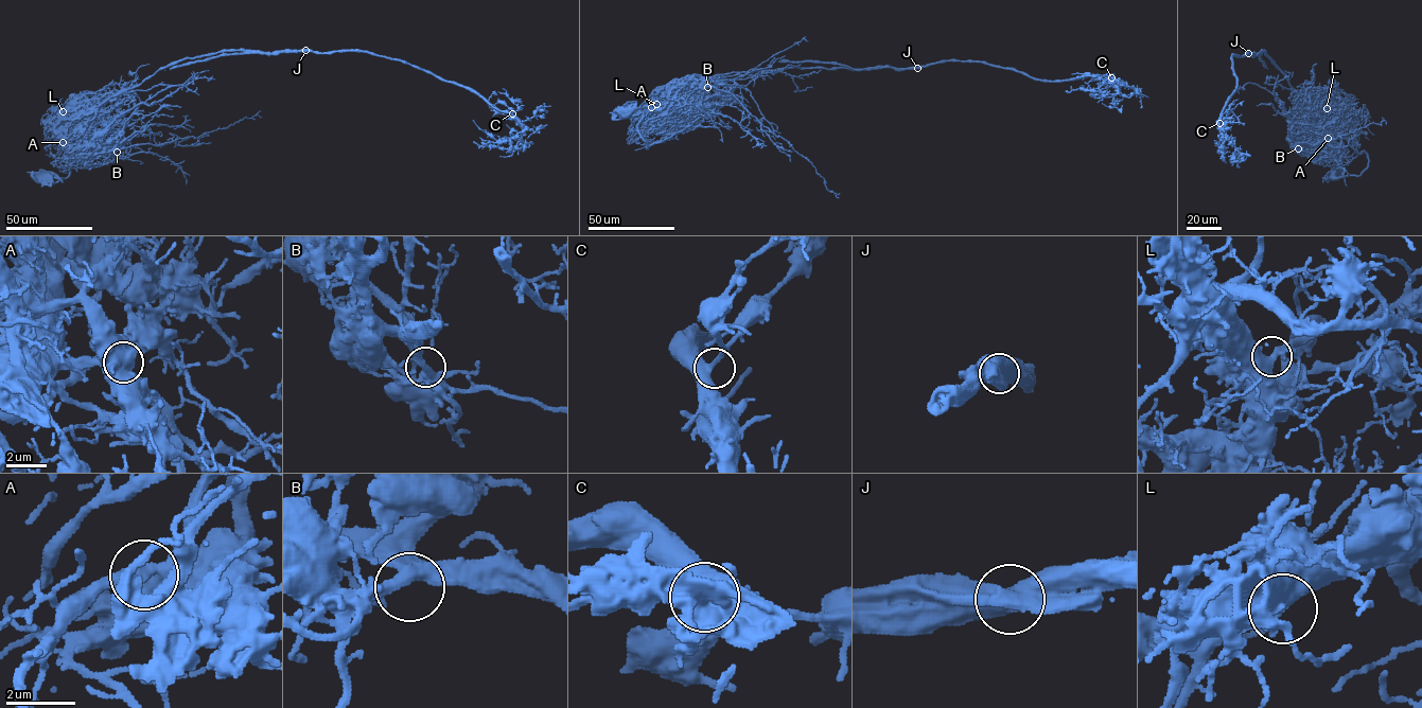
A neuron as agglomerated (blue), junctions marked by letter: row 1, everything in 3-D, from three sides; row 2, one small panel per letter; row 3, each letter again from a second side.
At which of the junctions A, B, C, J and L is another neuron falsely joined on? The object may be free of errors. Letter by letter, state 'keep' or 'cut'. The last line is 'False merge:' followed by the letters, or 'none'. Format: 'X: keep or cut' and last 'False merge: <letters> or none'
A: keep
B: keep
C: keep
J: cut
L: keep
False merge: J

